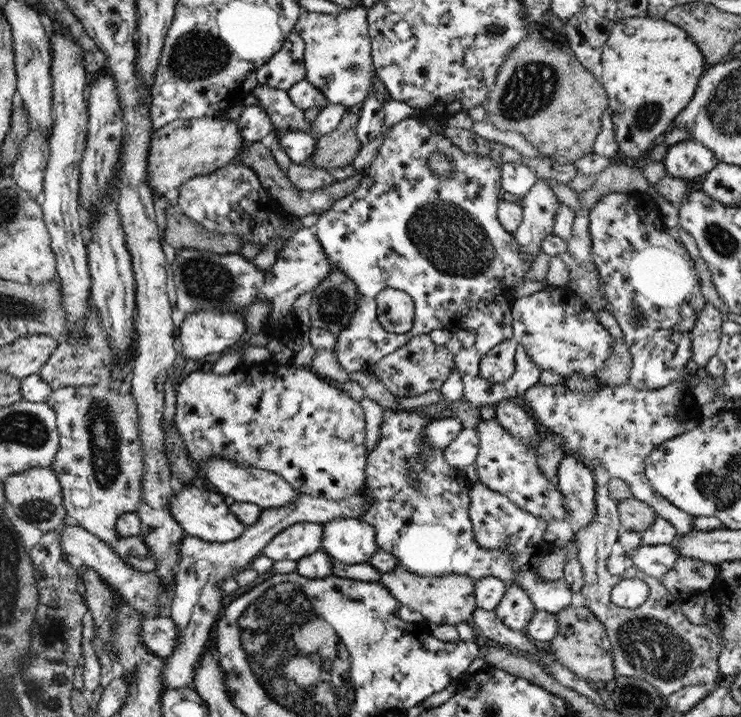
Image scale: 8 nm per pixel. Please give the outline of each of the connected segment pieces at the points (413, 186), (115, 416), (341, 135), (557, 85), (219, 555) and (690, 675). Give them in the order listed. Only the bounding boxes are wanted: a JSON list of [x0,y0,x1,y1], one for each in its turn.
[[313,116,540,407],[45,378,155,573],[301,110,362,171],[484,24,608,164],[161,486,369,689],[573,464,721,697]]

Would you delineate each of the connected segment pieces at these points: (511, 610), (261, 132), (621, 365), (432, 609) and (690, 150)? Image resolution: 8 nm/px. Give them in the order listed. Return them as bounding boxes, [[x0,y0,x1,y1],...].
[[493,585,536,631],[234,105,275,143],[594,339,631,386],[380,567,475,625],[661,138,718,180]]

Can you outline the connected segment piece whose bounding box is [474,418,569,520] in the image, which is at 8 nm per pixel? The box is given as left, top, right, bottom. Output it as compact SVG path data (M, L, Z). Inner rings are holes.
M495 418L480 419L475 426L479 437L479 448L474 460L477 480L487 489L503 494L505 498L521 507L523 511L545 520L567 520L569 514L563 508L561 494L555 482L549 482L537 468L537 454L535 449L506 434Z

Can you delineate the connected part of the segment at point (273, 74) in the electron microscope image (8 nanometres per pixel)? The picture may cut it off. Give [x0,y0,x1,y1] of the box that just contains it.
[255,32,305,91]

